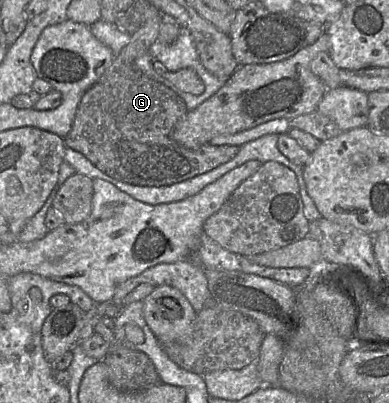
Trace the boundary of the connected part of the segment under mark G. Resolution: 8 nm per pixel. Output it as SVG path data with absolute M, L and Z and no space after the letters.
M117 55L102 77L85 90L81 97L72 128L64 138L66 145L64 162L70 164L76 173L112 183L107 176L95 171L82 156L75 152L76 150L100 171L116 180L138 186L159 187L192 179L227 163L237 155L240 147L234 145L214 146L208 143L196 149L190 149L174 141L172 131L188 111L177 91L147 76L133 62Z

